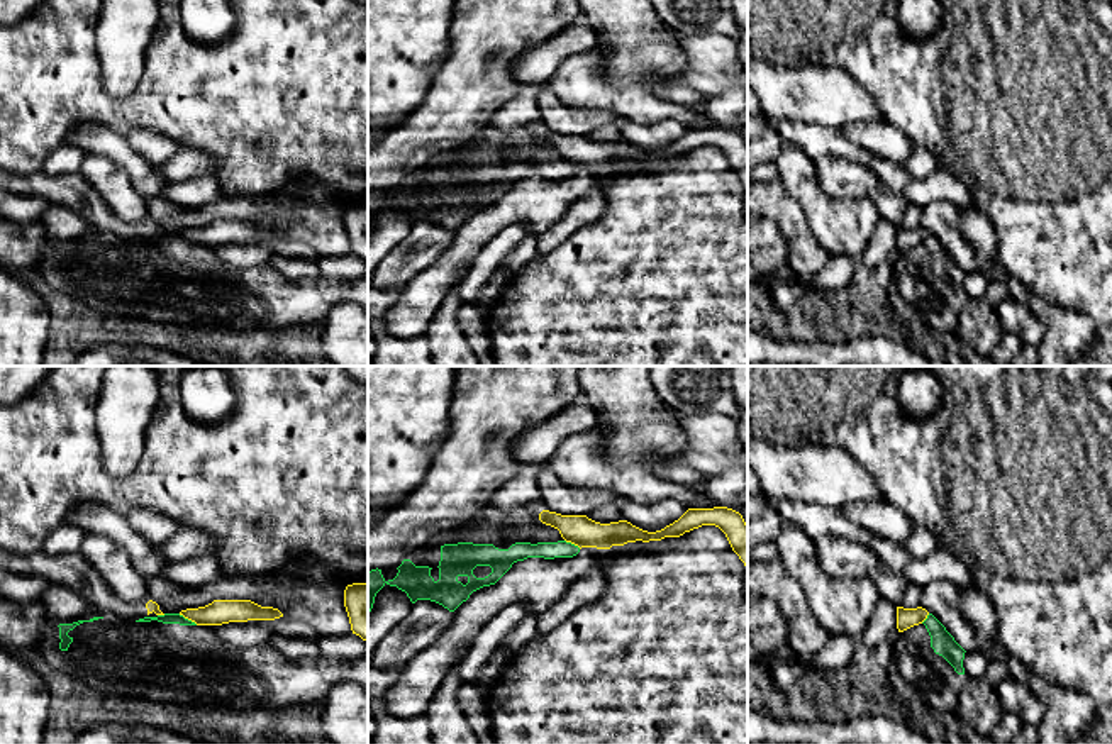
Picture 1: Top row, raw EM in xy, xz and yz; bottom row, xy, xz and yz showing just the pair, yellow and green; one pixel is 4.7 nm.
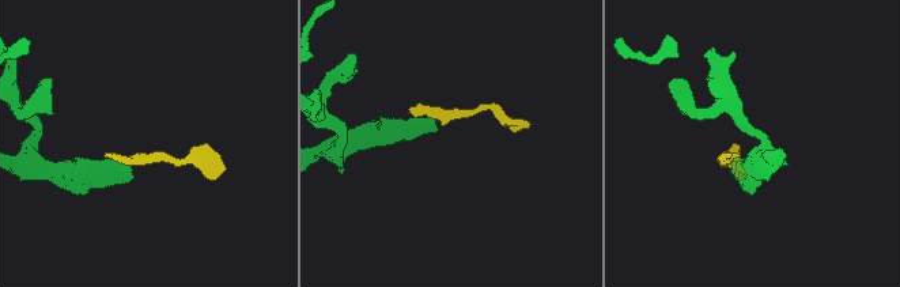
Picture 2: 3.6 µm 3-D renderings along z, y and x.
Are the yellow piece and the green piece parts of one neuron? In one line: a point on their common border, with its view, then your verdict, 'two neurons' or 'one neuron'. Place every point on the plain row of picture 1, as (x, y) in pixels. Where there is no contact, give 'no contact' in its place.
xy (189, 239) | two neurons

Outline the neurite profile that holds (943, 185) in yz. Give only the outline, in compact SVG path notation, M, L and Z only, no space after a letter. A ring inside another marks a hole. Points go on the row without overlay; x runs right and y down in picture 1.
M941 168L927 178L912 178L904 190L904 195L910 203L919 207L939 200L951 202L961 210L975 207L975 197L965 183L951 171Z

